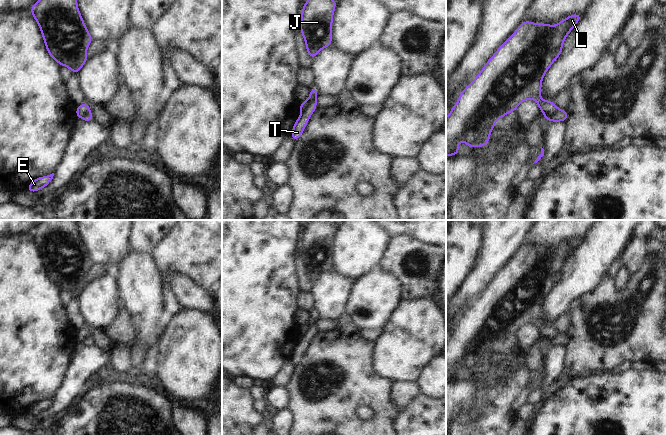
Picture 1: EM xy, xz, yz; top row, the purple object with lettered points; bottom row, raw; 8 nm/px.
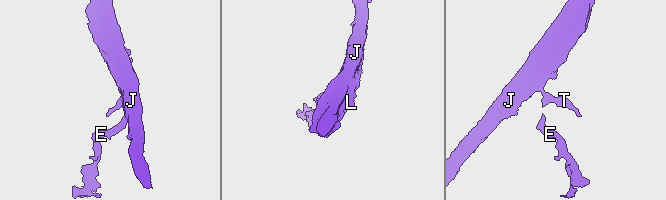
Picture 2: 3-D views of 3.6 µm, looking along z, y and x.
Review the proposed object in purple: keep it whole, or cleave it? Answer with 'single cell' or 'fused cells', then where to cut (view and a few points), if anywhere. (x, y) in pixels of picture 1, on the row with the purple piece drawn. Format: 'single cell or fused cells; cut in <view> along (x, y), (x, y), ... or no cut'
fused cells; cut in yz along (558, 108), (552, 114), (544, 114)

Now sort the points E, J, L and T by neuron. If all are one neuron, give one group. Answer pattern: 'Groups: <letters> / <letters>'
Groups: E T / J L.

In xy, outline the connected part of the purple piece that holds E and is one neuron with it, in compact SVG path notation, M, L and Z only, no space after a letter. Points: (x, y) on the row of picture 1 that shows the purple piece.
M54 173L47 176L40 176L37 179L31 181L27 186L26 192L39 192L40 189L47 187L51 180L53 179Z

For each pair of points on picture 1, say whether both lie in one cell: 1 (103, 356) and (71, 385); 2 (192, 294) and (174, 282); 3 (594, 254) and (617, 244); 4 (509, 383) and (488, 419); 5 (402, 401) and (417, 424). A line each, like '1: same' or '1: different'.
1: same
2: same
3: same
4: same
5: different

